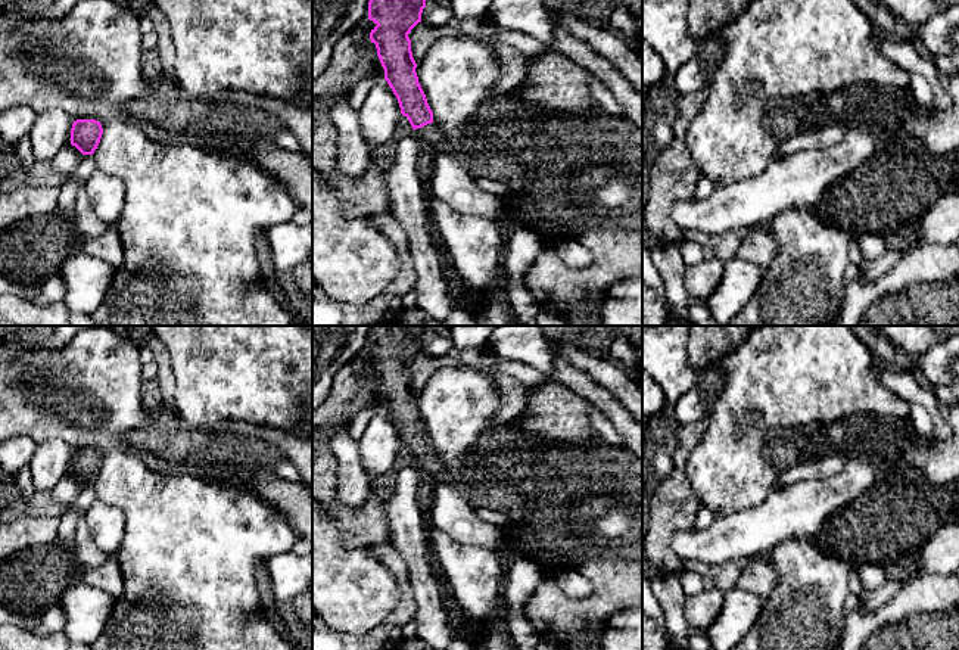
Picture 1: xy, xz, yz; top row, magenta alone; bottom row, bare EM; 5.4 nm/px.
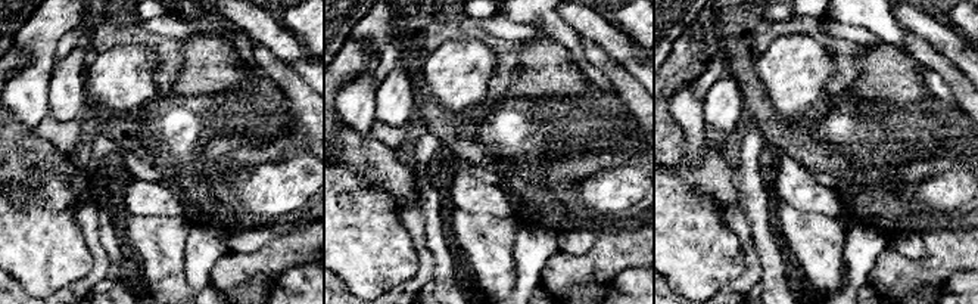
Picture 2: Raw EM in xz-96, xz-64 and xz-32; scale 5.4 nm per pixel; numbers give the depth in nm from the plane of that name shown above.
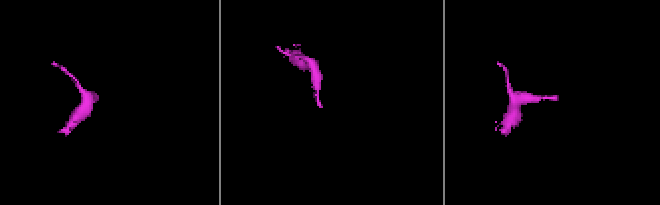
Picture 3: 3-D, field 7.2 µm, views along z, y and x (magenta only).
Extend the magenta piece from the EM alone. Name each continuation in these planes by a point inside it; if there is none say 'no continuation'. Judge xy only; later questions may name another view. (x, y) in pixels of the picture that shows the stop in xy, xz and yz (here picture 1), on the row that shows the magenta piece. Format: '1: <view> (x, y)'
no continuation

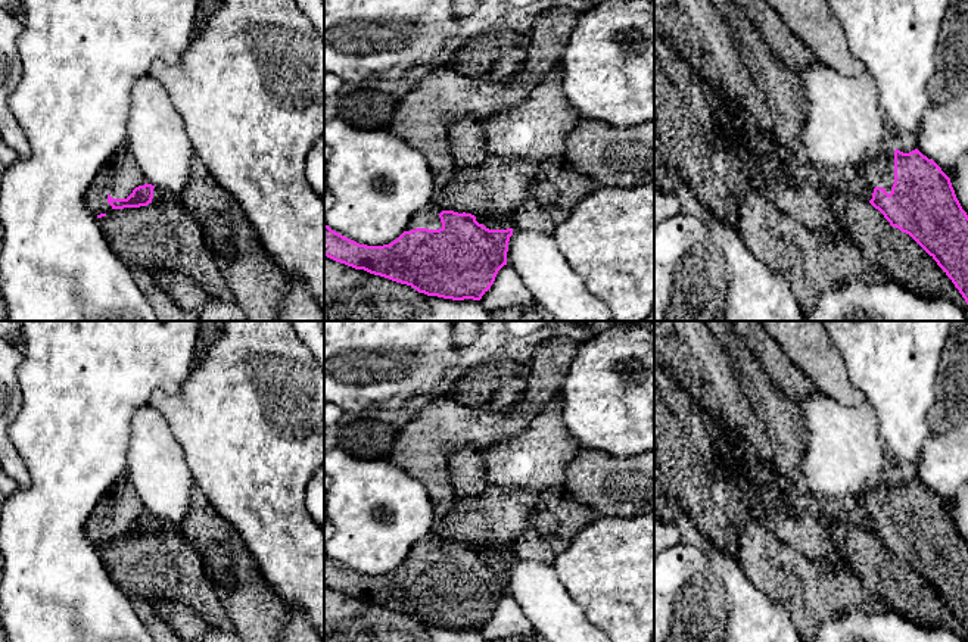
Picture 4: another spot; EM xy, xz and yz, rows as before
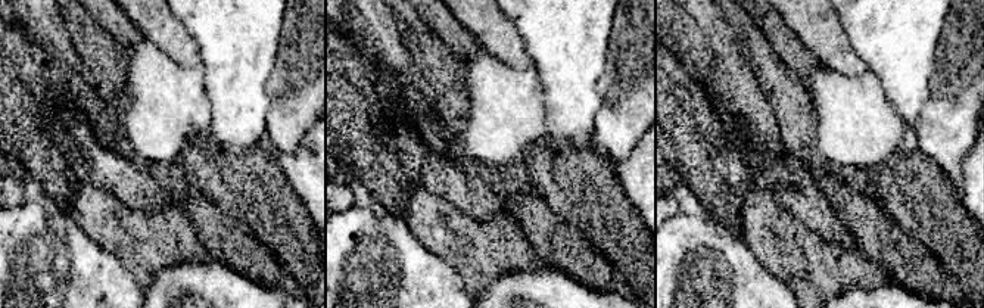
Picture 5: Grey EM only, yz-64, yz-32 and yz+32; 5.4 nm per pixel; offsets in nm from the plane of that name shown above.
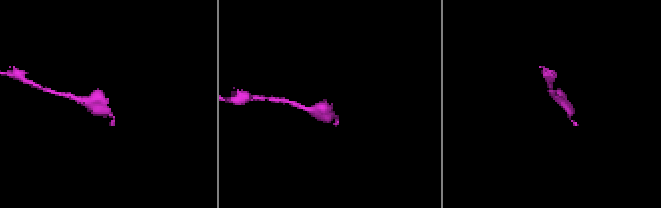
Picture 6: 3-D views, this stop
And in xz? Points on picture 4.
1: xz (428, 217)

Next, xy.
1: xy (120, 175)

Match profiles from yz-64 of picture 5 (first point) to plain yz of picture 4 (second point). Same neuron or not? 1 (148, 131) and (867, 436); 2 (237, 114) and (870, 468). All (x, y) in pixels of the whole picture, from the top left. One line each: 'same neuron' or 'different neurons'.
1: same neuron
2: different neurons

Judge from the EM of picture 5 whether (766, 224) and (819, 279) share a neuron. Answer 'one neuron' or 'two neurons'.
one neuron

